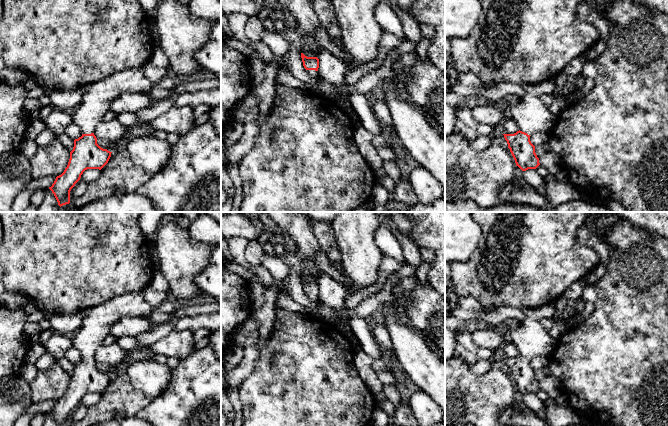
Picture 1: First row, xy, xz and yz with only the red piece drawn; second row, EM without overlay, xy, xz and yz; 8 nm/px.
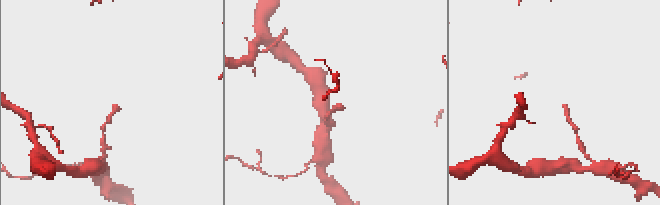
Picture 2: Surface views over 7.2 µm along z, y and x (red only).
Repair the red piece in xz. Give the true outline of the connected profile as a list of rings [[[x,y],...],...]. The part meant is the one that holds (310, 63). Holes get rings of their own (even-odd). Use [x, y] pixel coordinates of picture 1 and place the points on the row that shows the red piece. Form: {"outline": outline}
{"outline": [[[301,53],[301,58],[303,66],[307,70],[309,76],[318,79],[319,59],[317,57],[307,57],[303,53]]]}

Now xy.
{"outline": [[[145,65],[114,73],[82,88],[82,101],[71,114],[72,122],[83,134],[74,140],[64,172],[49,187],[60,207],[70,203],[70,191],[85,170],[101,170],[108,163],[112,152],[97,144],[94,131],[117,97],[127,92],[148,93],[151,90],[153,85],[144,74]]]}

